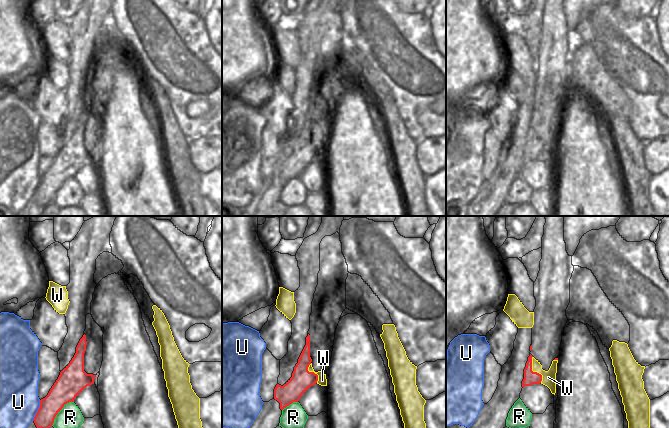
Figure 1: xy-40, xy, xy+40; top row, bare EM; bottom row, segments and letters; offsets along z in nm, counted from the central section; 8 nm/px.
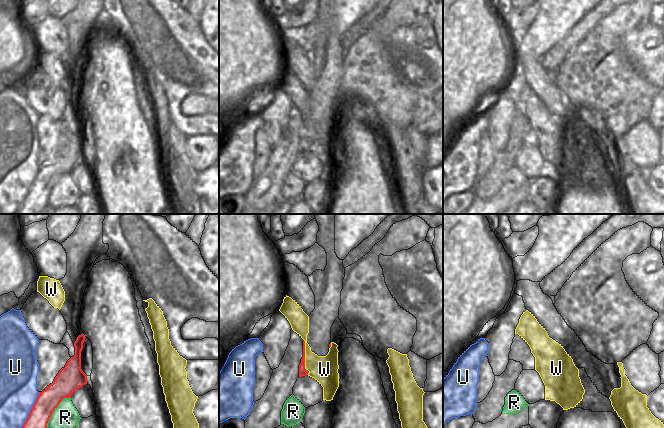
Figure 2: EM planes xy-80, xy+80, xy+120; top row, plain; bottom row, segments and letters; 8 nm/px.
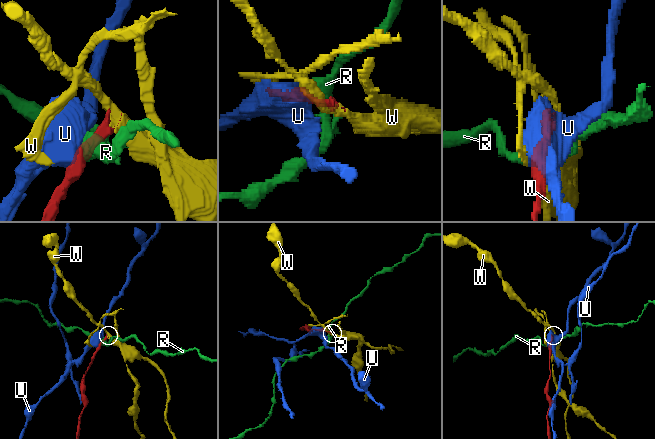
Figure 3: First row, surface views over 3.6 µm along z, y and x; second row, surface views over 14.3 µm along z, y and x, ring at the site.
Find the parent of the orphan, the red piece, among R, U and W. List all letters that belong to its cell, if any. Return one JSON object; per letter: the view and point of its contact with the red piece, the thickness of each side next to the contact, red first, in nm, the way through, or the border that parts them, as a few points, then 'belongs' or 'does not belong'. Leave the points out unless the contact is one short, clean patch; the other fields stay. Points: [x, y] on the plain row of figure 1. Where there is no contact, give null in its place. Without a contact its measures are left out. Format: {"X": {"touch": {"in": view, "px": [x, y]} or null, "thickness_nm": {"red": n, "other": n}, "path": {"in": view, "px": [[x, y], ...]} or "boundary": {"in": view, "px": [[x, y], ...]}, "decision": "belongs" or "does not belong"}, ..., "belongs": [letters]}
{"R": {"touch": {"in": "xy-40", "px": [59, 187]}, "thickness_nm": {"red": 220, "other": 190}, "decision": "does not belong"}, "U": {"touch": {"in": "xy-40", "px": [38, 186]}, "thickness_nm": {"red": 190, "other": 320}, "decision": "does not belong"}, "W": {"touch": {"in": "xy+40", "px": [532, 147]}, "thickness_nm": {"red": 110, "other": 110}, "boundary": {"in": "xy+40", "px": [[532, 132], [532, 146], [541, 151], [541, 158]]}, "decision": "does not belong"}, "belongs": []}

